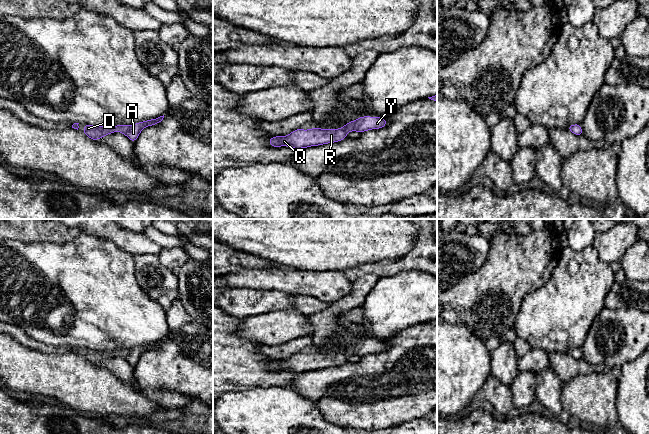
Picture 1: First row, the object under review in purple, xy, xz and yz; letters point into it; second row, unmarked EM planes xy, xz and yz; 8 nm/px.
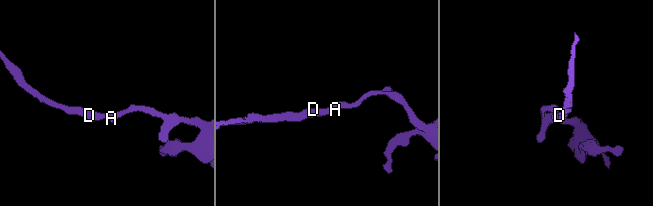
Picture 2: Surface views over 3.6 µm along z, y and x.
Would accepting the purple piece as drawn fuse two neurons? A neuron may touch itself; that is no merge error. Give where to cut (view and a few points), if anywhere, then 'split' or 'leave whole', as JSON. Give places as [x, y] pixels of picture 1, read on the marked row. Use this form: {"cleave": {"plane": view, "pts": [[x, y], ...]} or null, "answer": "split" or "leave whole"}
{"cleave": null, "answer": "leave whole"}

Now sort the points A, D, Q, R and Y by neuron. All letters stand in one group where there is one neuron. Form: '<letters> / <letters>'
A D Q R Y

